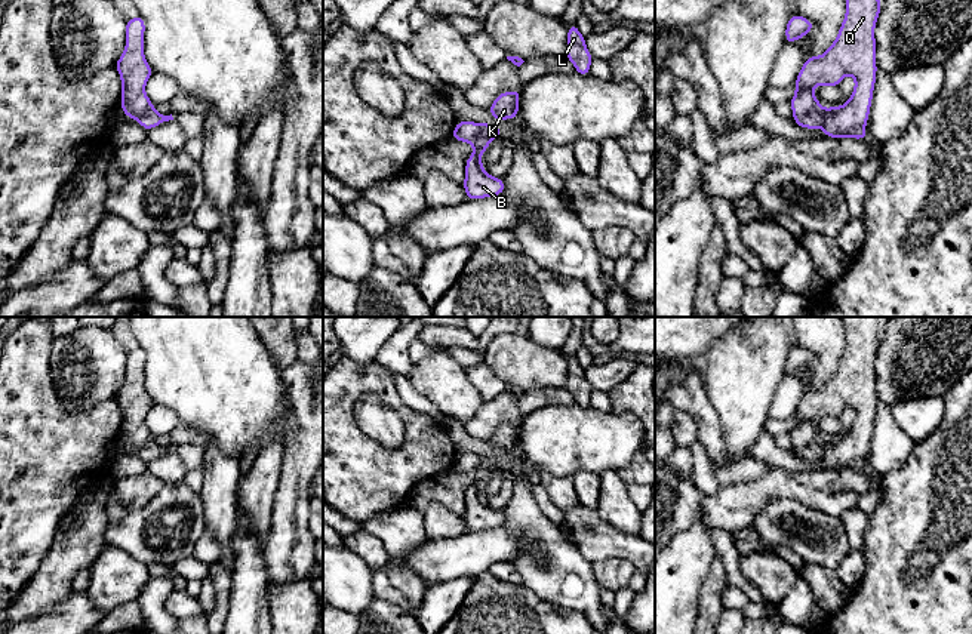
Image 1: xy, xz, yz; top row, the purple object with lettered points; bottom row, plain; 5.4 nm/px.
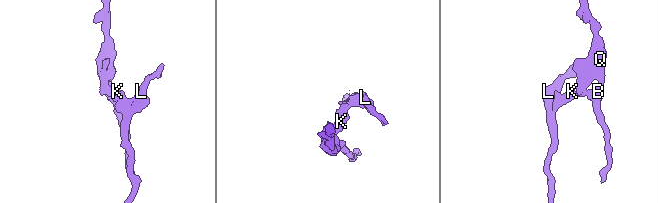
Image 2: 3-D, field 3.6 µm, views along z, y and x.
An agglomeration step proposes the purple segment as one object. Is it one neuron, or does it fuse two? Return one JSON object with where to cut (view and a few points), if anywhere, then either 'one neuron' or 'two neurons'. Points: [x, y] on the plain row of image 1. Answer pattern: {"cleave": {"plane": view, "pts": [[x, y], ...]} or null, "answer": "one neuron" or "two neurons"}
{"cleave": {"plane": "yz", "pts": [[824, 445], [820, 440], [812, 440], [793, 449]]}, "answer": "two neurons"}

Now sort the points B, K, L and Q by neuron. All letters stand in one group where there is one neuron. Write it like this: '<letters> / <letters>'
B Q / K L

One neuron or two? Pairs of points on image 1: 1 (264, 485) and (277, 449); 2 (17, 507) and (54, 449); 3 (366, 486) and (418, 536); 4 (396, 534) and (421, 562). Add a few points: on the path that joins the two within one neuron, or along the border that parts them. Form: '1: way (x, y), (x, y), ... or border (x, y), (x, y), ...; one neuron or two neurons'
1: way (264, 476), (270, 458); one neuron
2: way (17, 492), (17, 486), (39, 464); one neuron
3: border (403, 504), (384, 510), (360, 525); two neurons
4: border (427, 538), (405, 556), (391, 560); two neurons

